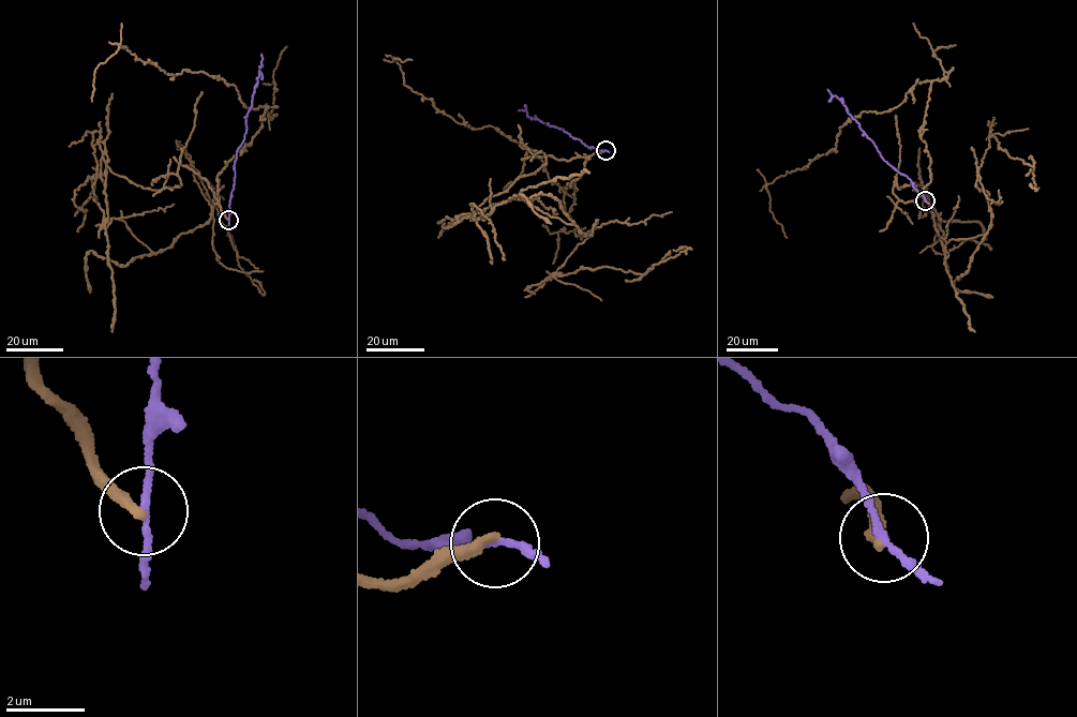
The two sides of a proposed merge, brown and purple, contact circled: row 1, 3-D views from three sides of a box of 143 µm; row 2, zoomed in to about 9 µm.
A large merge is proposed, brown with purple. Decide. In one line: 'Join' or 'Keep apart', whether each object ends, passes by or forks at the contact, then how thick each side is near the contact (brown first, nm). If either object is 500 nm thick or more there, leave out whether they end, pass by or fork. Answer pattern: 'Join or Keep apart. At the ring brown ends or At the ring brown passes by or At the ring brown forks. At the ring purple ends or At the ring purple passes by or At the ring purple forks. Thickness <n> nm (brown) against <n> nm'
Keep apart. At the ring brown ends. At the ring purple passes by. Thickness 300 nm (brown) against 160 nm

